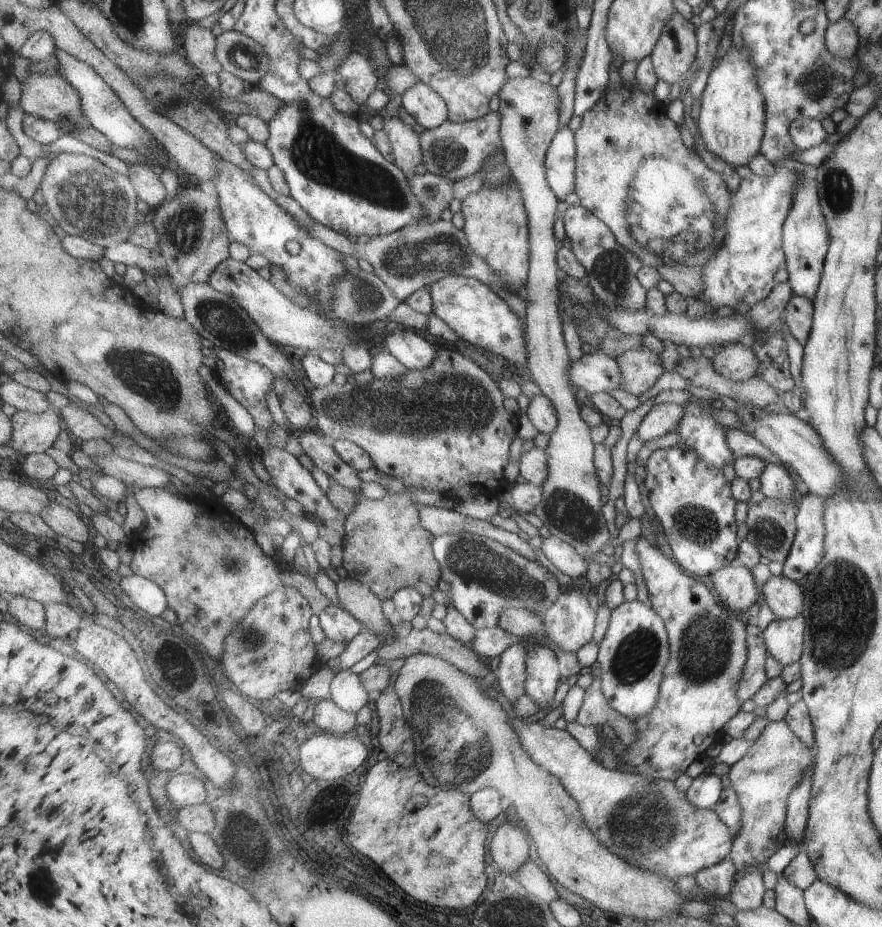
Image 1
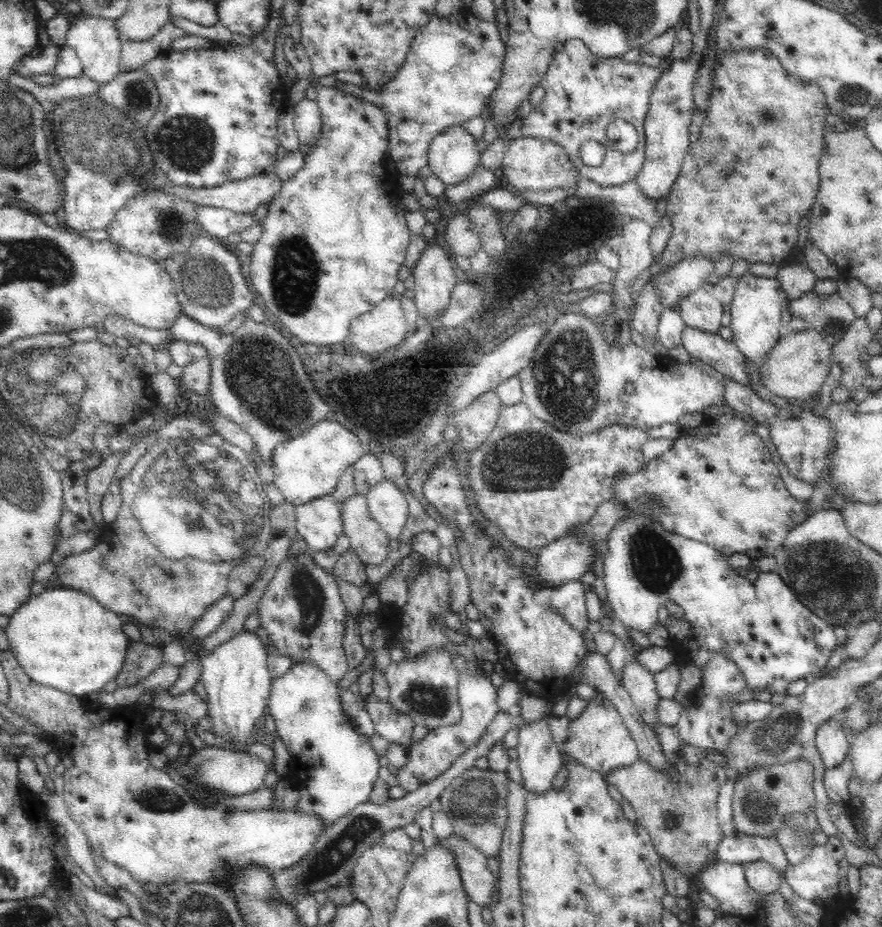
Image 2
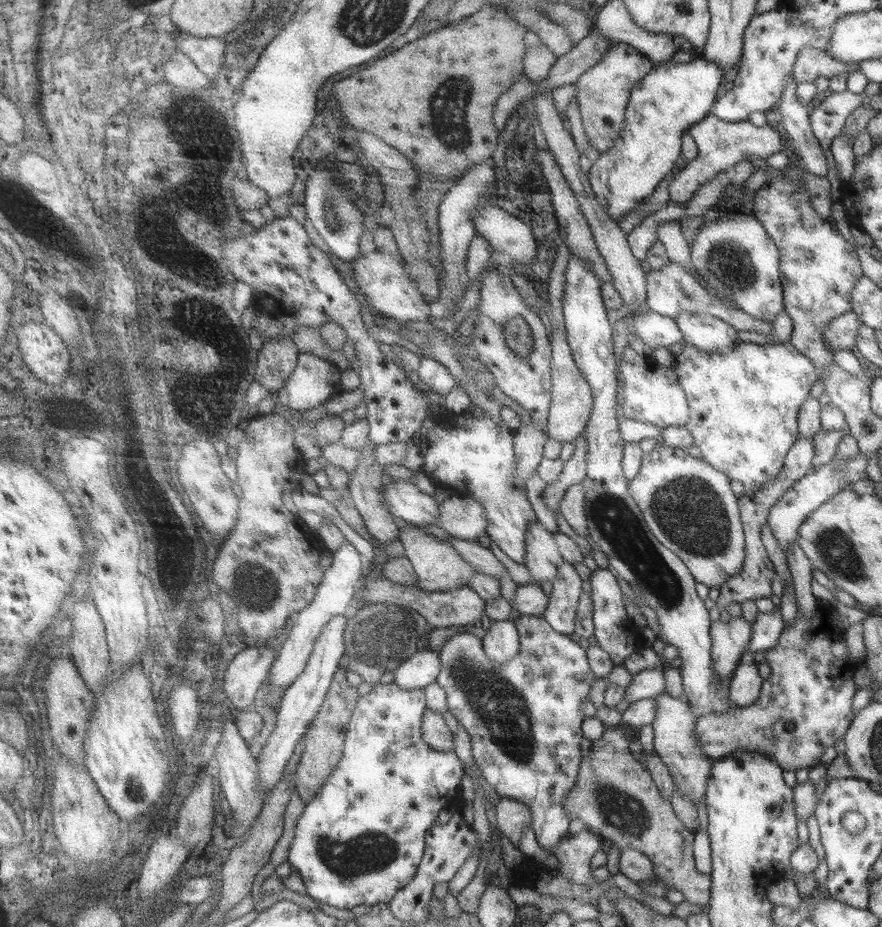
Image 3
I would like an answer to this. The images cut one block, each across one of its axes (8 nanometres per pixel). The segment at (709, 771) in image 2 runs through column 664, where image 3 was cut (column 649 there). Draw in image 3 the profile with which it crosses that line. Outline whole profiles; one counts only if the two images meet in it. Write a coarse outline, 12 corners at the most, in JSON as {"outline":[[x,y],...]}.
{"outline":[[625,726],[590,743],[566,810],[706,906],[694,835]]}

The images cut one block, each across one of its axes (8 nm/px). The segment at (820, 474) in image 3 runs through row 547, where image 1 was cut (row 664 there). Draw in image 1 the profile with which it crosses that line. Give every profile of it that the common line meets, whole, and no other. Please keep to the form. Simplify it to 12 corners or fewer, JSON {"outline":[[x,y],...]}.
{"outline":[[801,614],[774,619],[762,631],[765,650],[781,666],[798,662]]}

